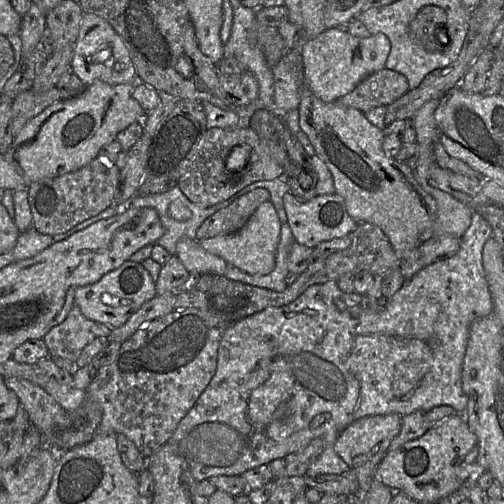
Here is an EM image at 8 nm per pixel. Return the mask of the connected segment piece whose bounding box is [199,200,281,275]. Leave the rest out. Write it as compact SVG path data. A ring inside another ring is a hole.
M263 202L249 218L247 223L236 233L217 236L199 241L201 247L210 254L222 258L250 275L267 275L276 264L276 251L280 241L281 222L273 203Z

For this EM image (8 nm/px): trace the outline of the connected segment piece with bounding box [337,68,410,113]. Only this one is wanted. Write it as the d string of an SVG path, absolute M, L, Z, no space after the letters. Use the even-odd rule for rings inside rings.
M383 68L365 77L350 93L337 101L365 113L375 107L390 105L408 90L410 88L403 74Z

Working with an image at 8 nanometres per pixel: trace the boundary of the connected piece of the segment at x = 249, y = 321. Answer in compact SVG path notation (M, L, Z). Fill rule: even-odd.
M473 212L471 224L461 237L458 252L448 259L422 268L411 279L406 280L404 285L390 299L387 306L380 311L374 311L365 306L366 295L356 292L345 293L340 290L336 280L330 280L323 284L310 286L296 300L287 305L269 307L229 324L220 340L214 376L193 407L181 419L175 432L166 443L186 463L193 478L199 483L217 475L241 475L254 467L269 464L291 453L301 452L316 438L321 438L324 441L324 450L310 464L305 475L342 474L350 468L336 453L334 444L340 433L359 418L392 413L405 416L418 411L428 412L442 405L451 406L458 414L464 415L468 405L468 398L462 389L462 364L467 348L469 326L475 319L493 314L493 303L482 263L483 247L490 237L492 237L490 224L480 214ZM336 299L341 299L345 302L347 309L362 305L361 315L358 318L353 318L347 310L340 310L335 304Z

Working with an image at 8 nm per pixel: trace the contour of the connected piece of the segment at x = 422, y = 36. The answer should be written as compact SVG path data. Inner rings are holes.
M435 5L421 8L410 23L409 34L412 41L428 52L444 50L445 47L438 43L435 31L439 26L446 26L445 11Z

